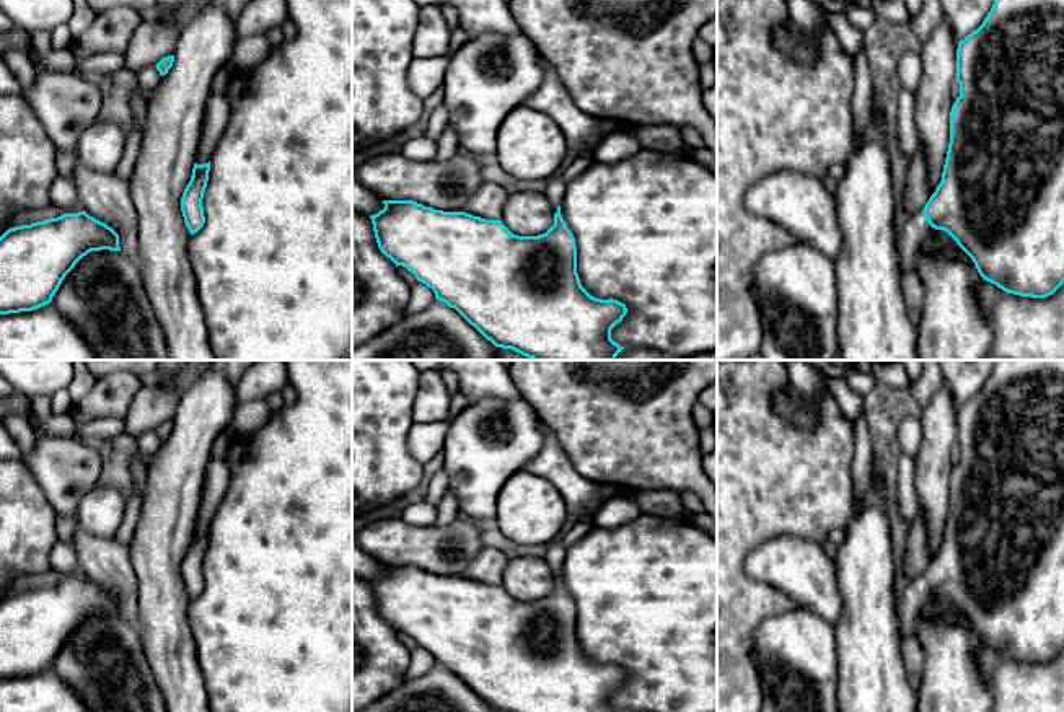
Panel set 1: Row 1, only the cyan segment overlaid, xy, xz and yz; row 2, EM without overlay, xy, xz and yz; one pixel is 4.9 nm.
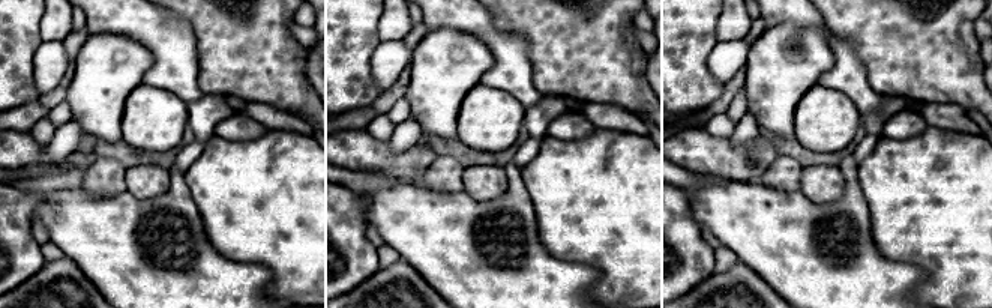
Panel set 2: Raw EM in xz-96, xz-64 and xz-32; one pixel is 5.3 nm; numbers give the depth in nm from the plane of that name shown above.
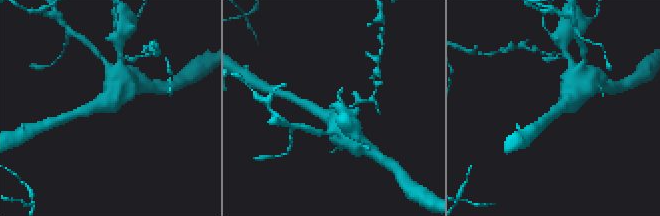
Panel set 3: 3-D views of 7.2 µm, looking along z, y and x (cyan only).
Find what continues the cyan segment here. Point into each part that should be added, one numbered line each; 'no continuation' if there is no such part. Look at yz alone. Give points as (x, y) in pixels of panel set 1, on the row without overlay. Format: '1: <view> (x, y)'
1: yz (916, 595)

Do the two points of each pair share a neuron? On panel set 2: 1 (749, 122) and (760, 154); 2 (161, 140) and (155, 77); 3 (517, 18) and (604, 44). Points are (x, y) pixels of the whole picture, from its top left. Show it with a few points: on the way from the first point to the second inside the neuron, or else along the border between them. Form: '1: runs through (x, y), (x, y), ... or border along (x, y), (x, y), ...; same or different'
1: border along (761, 131), (739, 144), (728, 138); different
2: border along (143, 83), (171, 90), (186, 104); different
3: runs through (538, 18), (569, 18), (583, 32); same

